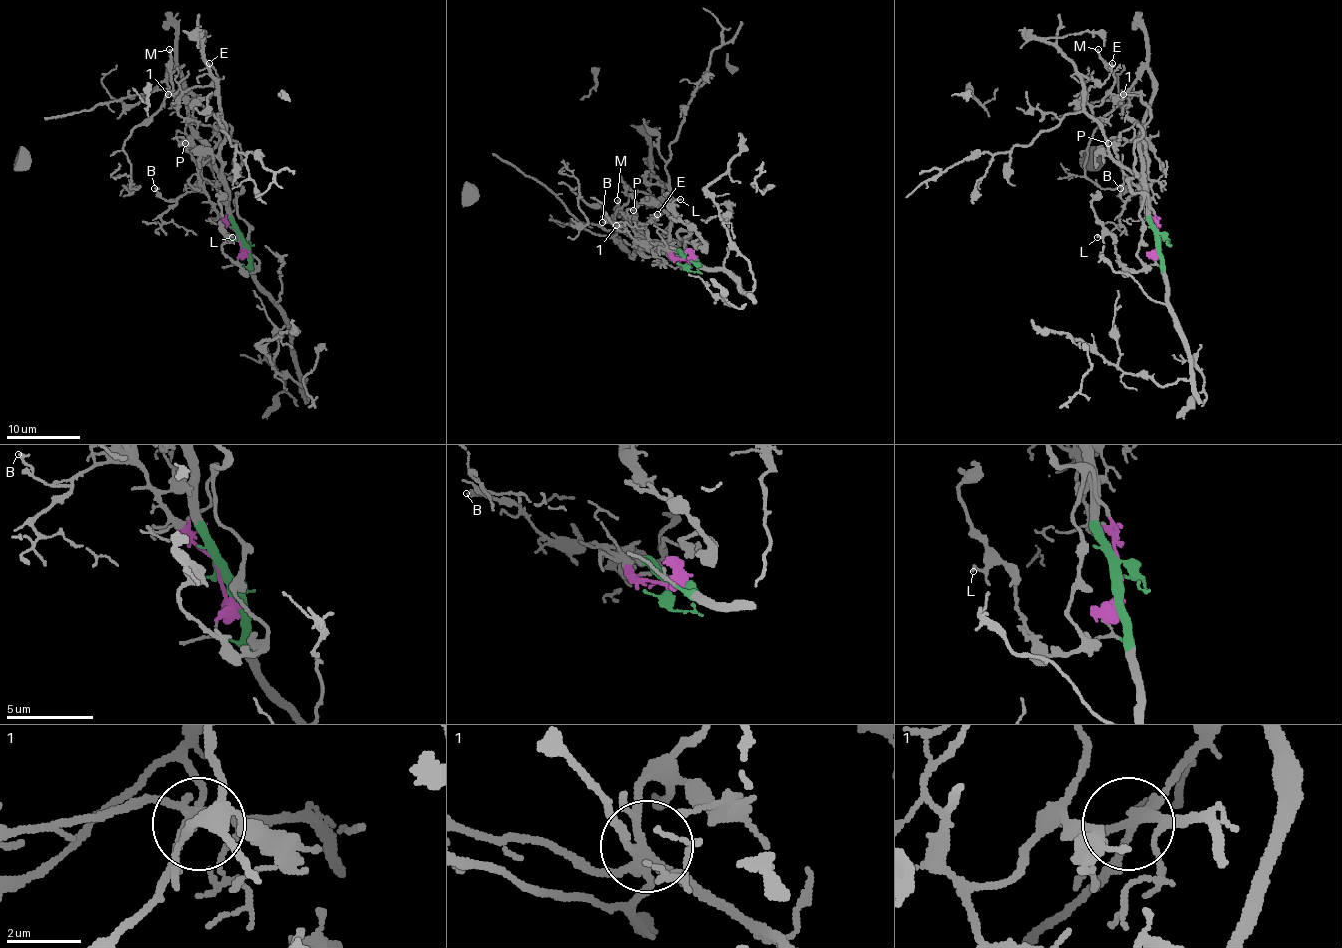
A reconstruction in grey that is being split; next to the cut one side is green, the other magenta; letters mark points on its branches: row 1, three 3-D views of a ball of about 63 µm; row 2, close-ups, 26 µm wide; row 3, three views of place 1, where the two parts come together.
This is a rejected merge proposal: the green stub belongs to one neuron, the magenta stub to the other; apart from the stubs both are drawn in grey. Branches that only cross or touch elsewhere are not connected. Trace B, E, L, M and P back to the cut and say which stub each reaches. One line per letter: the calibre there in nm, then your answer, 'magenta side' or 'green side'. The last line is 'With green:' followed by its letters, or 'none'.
B: 170 nm thick; magenta side
E: 110 nm thick; magenta side
L: 130 nm thick; magenta side
M: 200 nm thick; magenta side
P: 100 nm thick; magenta side
With green: none

